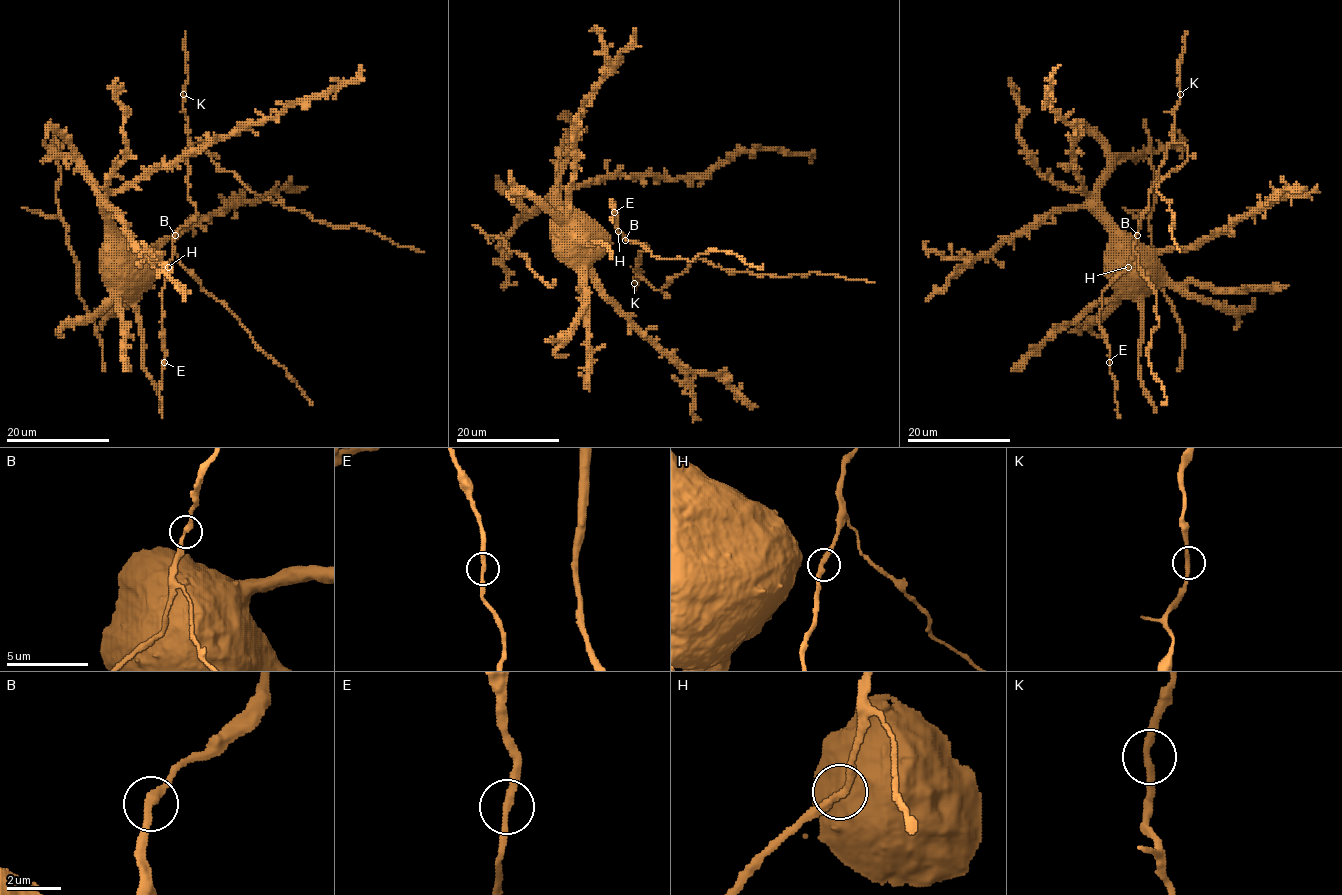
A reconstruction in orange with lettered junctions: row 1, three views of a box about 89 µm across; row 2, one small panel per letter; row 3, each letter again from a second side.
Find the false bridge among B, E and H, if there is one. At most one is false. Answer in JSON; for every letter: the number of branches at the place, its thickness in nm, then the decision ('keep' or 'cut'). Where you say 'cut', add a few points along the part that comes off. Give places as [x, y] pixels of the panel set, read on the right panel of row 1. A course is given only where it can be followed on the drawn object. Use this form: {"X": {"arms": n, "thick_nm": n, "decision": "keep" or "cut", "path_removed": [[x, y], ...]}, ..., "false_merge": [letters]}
{"B": {"arms": 2, "thick_nm": 280, "decision": "keep"}, "E": {"arms": 2, "thick_nm": 240, "decision": "keep"}, "H": {"arms": 2, "thick_nm": 280, "decision": "keep"}, "false_merge": []}

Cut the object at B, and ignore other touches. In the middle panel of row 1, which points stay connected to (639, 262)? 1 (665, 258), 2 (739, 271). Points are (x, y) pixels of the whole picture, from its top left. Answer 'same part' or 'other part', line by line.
1: other part
2: same part

